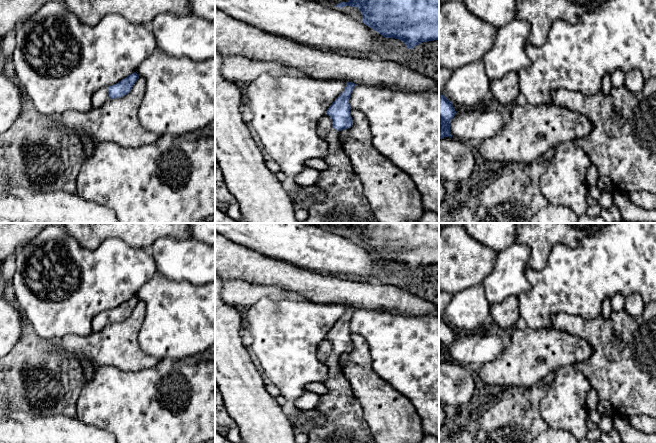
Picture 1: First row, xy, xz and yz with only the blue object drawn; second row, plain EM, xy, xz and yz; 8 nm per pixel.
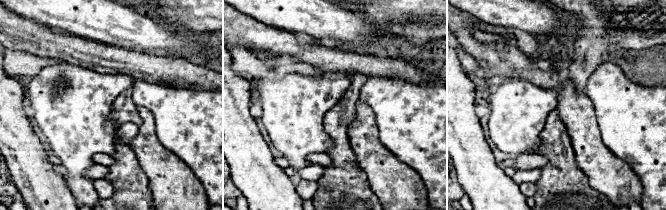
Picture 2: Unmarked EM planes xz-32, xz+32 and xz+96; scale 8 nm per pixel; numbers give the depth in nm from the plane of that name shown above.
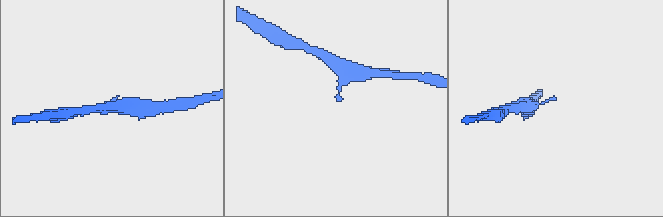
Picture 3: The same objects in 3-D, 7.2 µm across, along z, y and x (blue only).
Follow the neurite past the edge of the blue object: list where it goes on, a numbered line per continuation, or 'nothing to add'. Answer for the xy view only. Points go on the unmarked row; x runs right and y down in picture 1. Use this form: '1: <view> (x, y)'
1: xy (101, 320)

